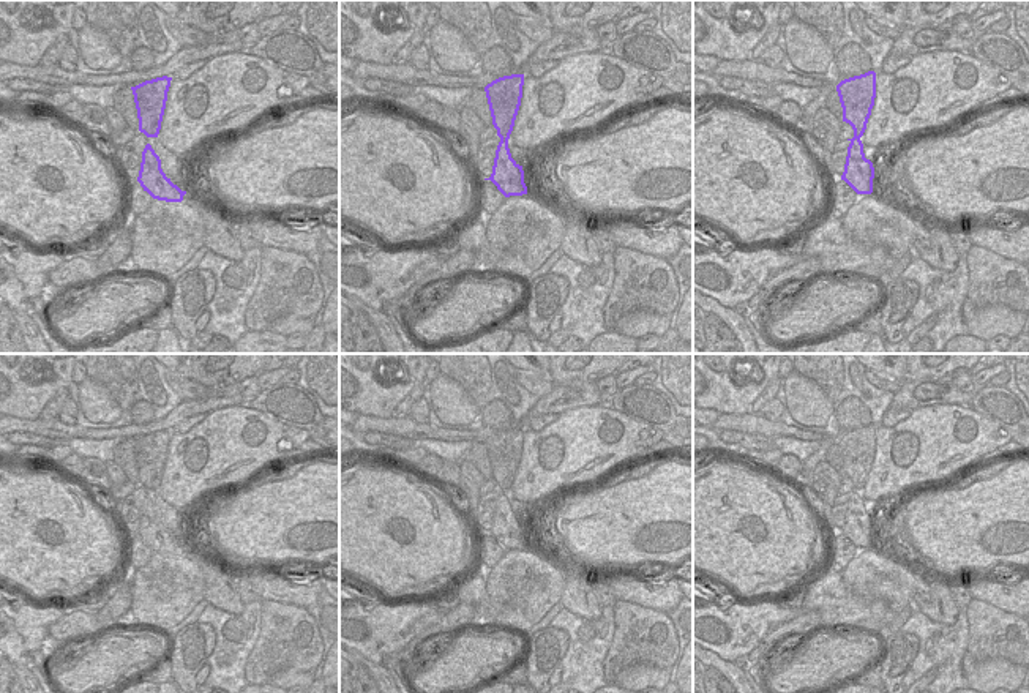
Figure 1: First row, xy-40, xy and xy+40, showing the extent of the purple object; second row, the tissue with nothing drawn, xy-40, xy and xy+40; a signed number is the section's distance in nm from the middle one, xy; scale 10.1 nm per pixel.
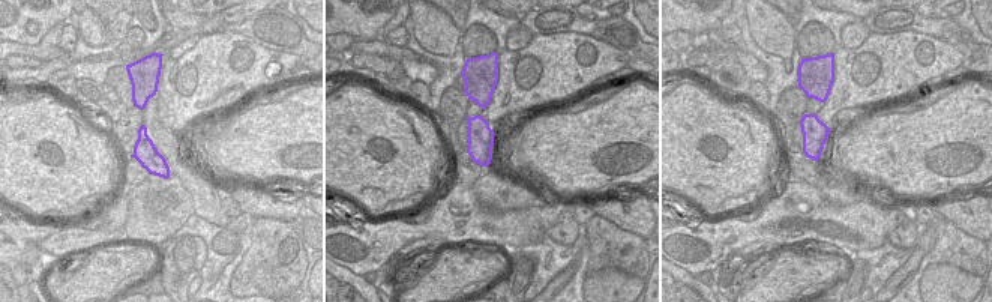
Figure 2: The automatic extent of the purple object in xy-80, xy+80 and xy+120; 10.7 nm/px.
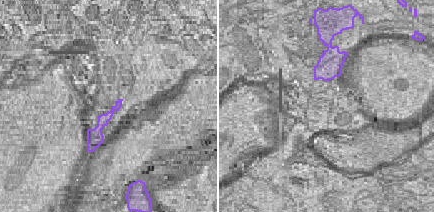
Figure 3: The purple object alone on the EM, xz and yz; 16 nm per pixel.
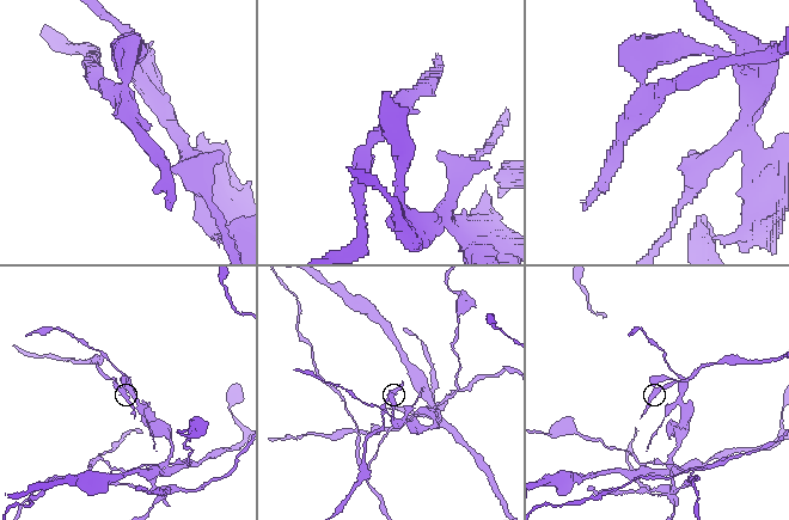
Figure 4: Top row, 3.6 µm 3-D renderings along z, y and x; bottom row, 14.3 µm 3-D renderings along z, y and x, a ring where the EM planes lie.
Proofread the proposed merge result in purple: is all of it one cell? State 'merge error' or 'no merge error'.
merge error

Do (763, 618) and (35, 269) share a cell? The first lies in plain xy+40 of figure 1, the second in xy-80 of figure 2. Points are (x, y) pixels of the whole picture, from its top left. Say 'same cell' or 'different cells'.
different cells

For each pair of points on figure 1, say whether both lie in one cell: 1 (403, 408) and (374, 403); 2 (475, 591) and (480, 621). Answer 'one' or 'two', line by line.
1: two
2: one

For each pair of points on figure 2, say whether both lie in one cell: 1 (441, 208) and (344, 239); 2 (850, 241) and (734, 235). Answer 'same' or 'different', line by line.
1: same
2: same

